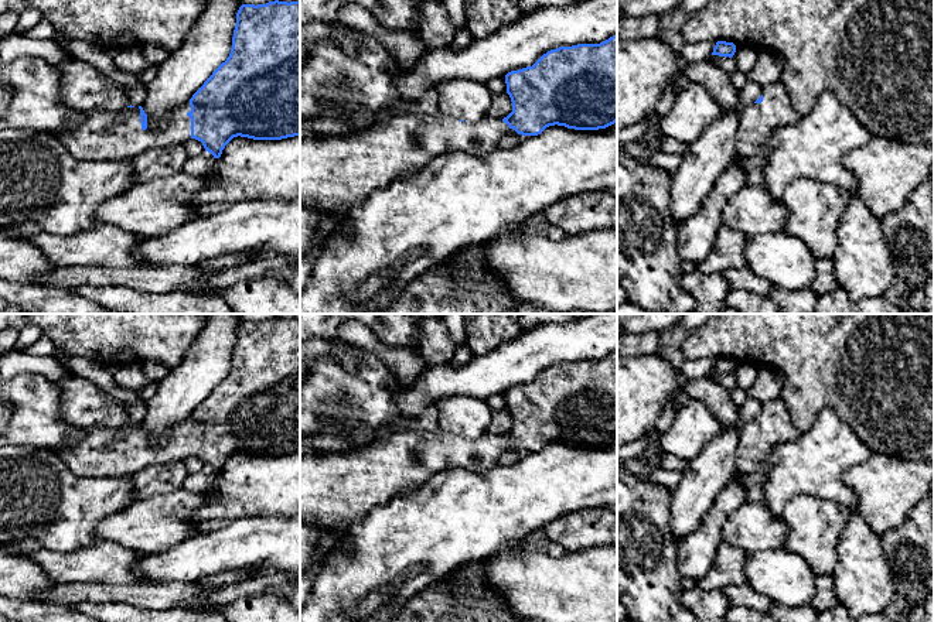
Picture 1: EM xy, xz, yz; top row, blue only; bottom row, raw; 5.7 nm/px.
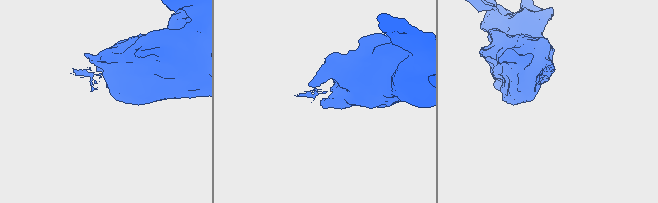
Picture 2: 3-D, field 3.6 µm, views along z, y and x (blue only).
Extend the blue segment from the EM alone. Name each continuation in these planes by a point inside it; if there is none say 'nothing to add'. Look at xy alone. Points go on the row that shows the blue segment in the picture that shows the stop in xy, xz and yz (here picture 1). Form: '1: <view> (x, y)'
1: xy (102, 135)

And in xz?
1: xz (344, 171)

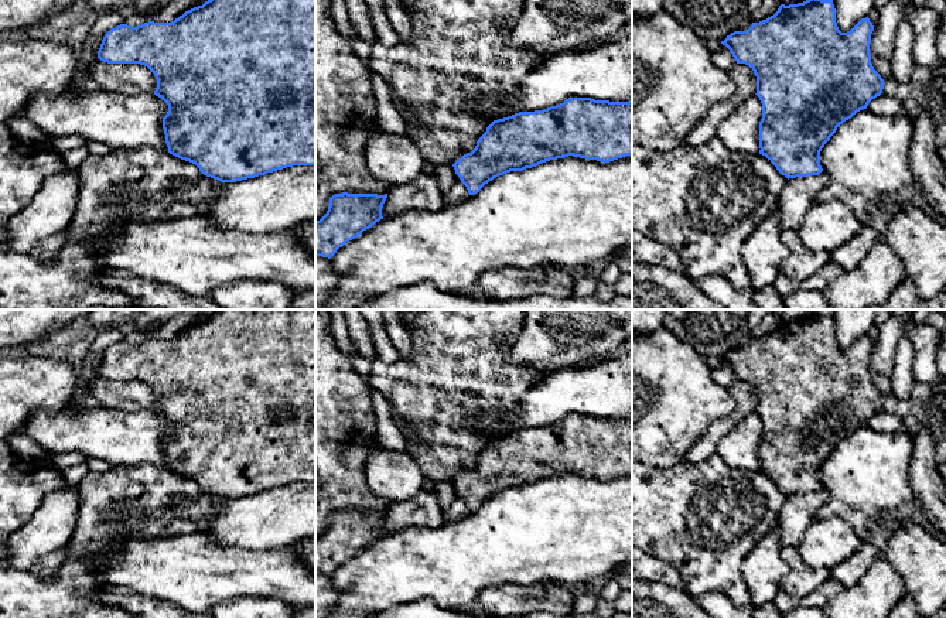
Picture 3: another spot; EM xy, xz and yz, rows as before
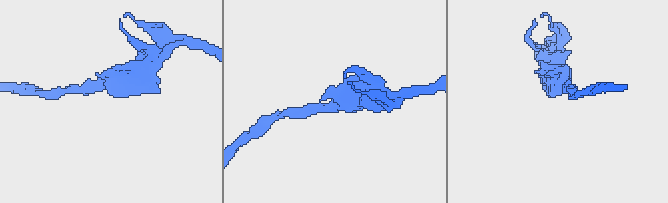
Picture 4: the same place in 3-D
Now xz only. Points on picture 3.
nothing to add

